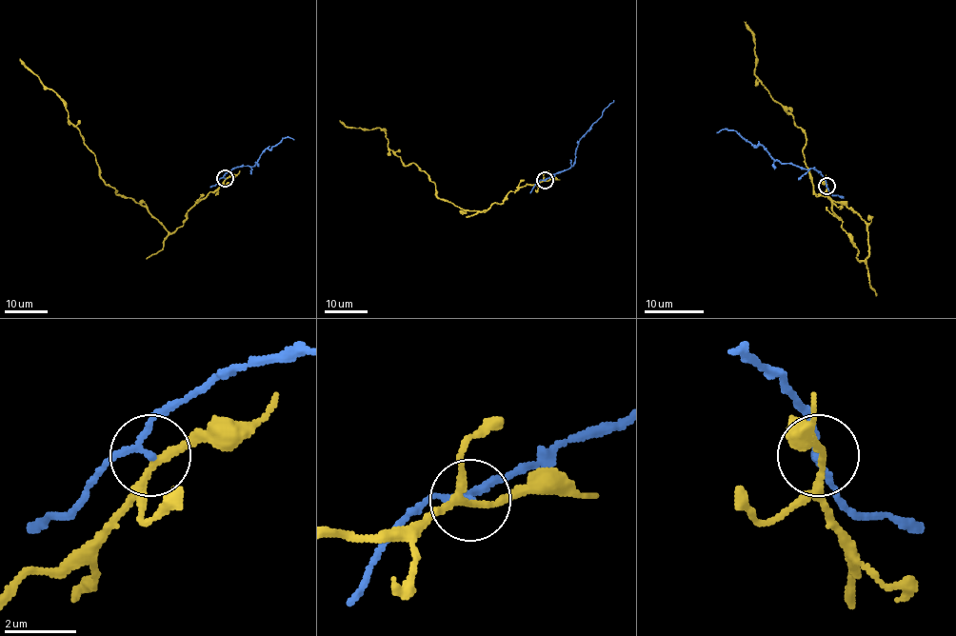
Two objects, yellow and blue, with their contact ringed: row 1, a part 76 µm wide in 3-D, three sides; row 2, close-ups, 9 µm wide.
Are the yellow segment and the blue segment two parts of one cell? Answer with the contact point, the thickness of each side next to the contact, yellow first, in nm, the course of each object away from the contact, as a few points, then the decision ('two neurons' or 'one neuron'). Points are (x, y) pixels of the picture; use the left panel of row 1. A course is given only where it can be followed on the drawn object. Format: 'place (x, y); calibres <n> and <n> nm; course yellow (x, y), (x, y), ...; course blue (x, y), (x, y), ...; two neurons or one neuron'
place (225, 178); calibres 180 and 160 nm; course yellow (225, 178), (169, 232), (146, 208), (104, 183), (63, 100), (20, 58); course blue (225, 178), (233, 168), (253, 166), (266, 149), (270, 149), (283, 138), (293, 139); two neurons

